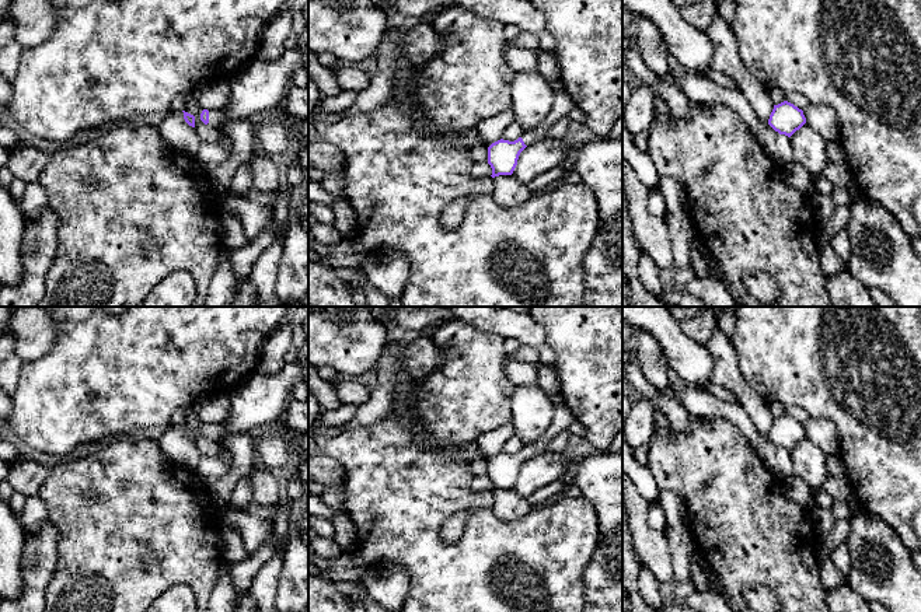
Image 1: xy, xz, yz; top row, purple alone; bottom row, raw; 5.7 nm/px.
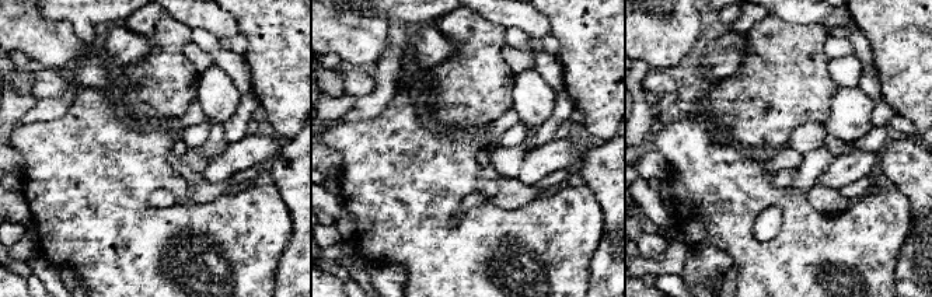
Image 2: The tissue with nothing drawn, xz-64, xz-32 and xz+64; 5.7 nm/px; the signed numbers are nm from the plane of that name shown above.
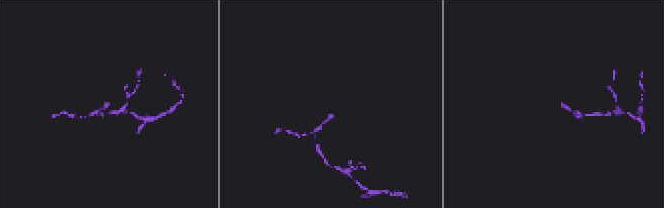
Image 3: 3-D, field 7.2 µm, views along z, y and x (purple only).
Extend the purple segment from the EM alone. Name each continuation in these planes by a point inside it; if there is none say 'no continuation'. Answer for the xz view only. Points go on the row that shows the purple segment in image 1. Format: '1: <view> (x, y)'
1: xz (562, 104)

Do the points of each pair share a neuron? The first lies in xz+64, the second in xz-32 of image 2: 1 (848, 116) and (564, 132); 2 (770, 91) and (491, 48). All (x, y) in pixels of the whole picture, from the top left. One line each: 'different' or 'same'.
1: different
2: same

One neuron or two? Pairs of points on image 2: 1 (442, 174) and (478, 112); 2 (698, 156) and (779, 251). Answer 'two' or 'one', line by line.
1: two
2: one

